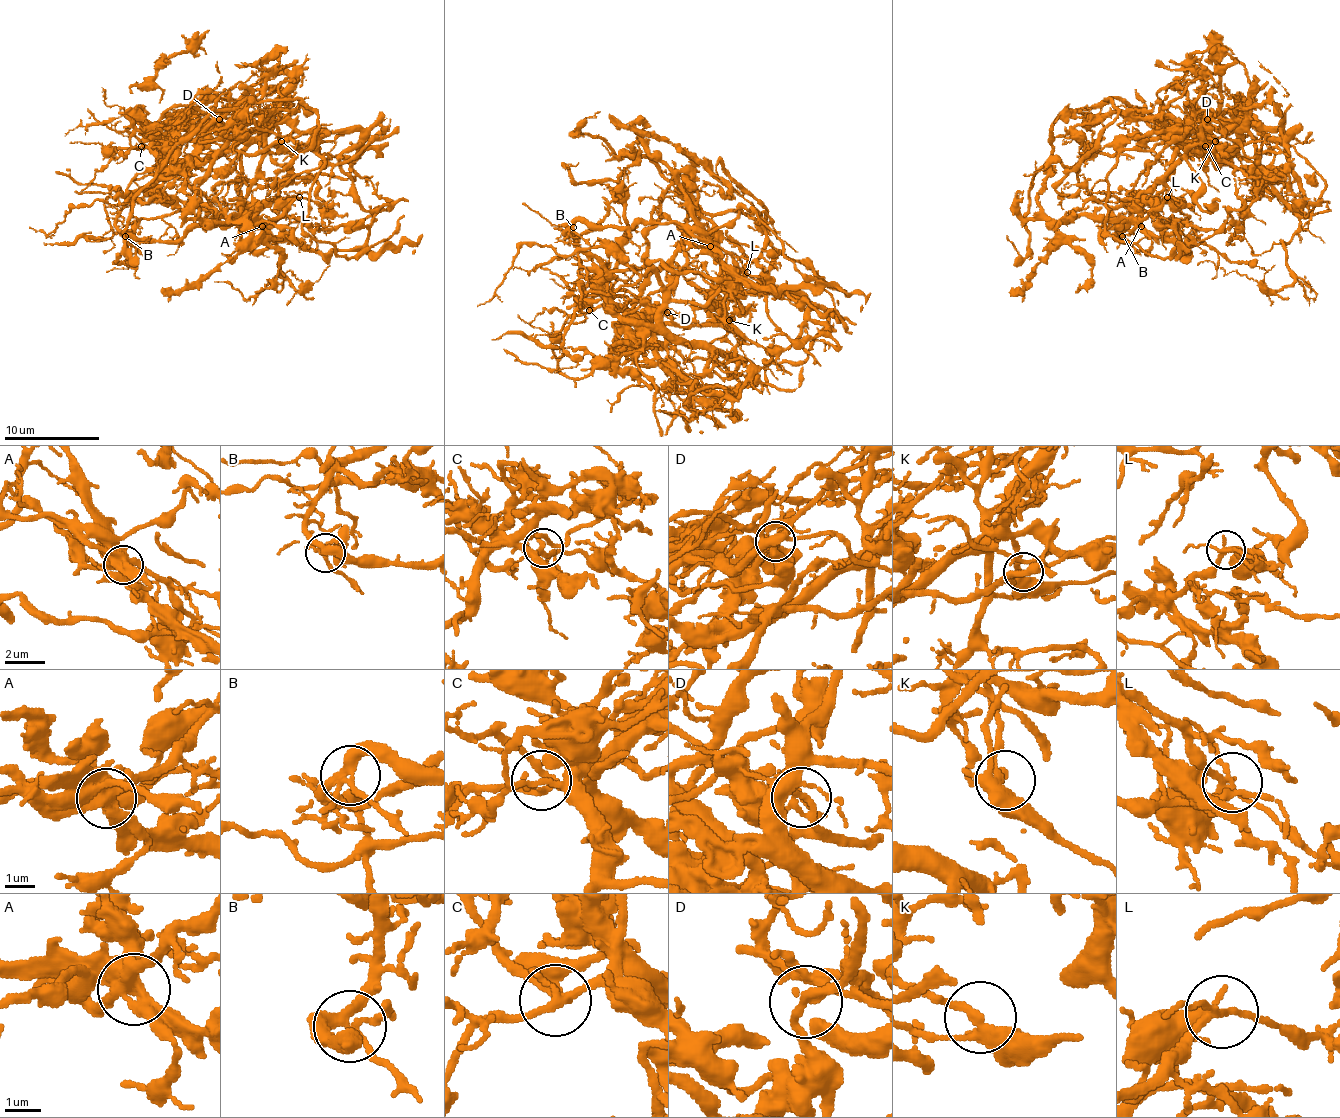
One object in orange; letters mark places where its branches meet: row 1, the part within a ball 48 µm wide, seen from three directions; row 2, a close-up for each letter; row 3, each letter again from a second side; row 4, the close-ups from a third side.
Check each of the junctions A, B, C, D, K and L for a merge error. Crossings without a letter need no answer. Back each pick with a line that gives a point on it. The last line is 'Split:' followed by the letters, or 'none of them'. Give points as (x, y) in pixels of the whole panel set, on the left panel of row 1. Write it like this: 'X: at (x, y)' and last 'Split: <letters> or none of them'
A: at (262, 226)
D: at (219, 119)
L: at (299, 197)
Split: A, D, L

